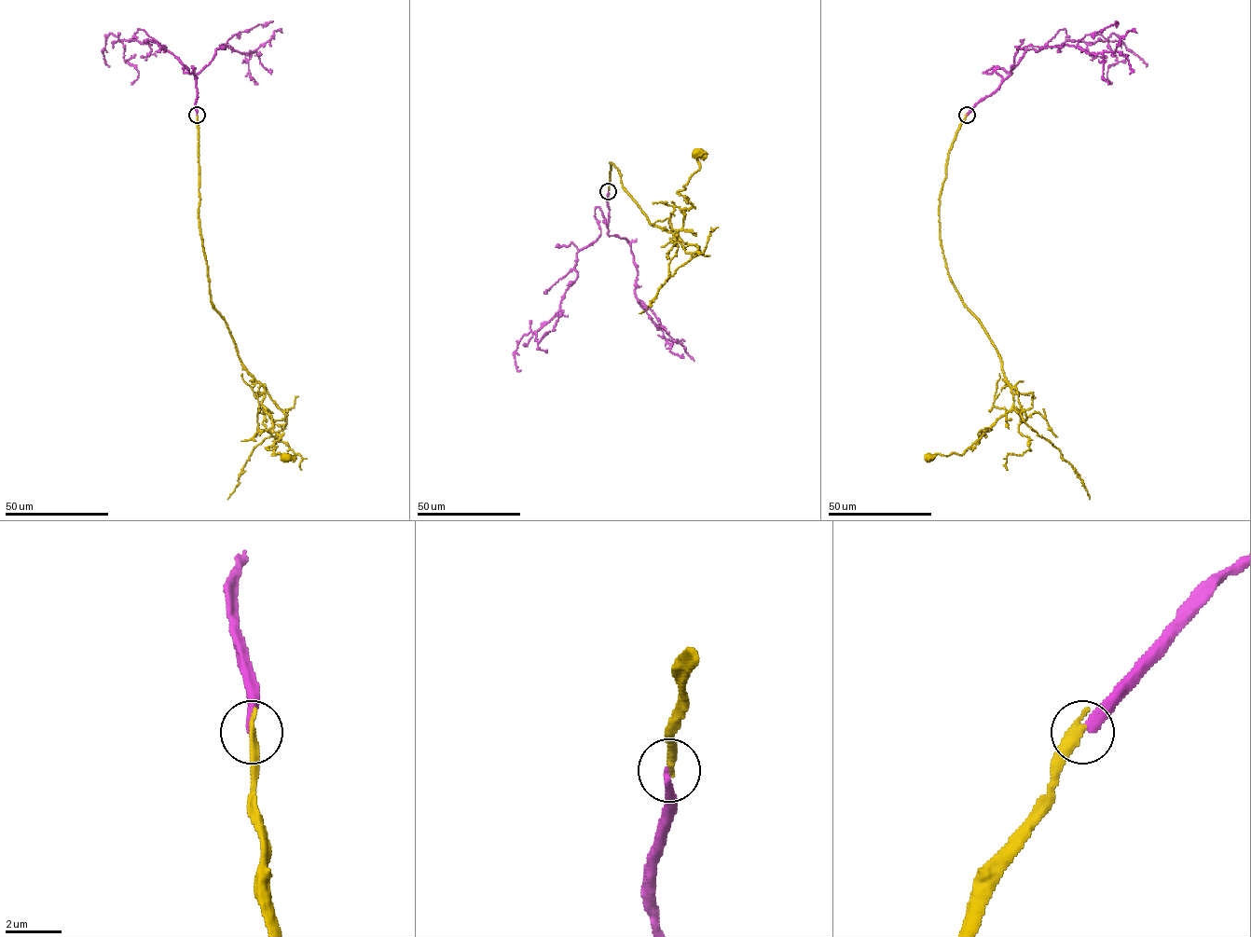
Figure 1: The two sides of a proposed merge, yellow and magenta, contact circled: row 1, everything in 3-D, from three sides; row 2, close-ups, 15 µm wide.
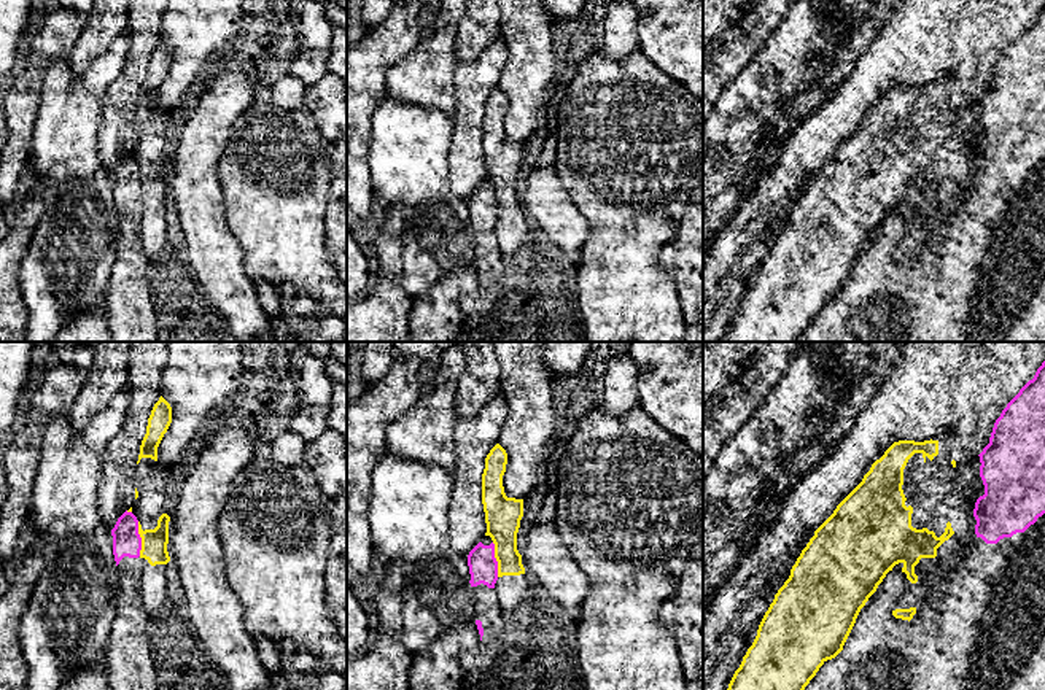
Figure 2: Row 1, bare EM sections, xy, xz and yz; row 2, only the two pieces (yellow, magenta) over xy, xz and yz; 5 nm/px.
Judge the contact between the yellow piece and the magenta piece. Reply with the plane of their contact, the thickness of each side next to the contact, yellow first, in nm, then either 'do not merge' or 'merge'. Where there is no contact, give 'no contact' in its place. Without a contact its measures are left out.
xy | 130/140 nm | do not merge

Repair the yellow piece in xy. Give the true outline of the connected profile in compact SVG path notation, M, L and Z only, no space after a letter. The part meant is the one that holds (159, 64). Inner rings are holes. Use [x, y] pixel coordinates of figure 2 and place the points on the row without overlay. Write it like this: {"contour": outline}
{"contour": "M161 40L148 62L146 78L134 116L135 148L127 154L138 164L142 181L140 202L151 210L170 205L169 165L181 148L181 134L188 119L191 100L178 111L157 105L157 91L172 67L172 51Z"}

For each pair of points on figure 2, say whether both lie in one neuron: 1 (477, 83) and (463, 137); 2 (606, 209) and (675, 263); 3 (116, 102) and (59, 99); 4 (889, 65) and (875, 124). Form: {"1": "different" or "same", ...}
{"1": "same", "2": "different", "3": "different", "4": "different"}

